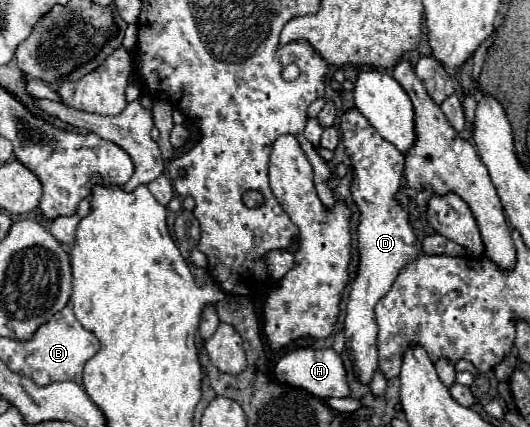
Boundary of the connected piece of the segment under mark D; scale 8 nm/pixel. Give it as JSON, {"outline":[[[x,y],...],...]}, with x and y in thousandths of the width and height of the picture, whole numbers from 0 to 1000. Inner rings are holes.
{"outline":[[[660,253],[645,267],[642,314],[653,361],[664,375],[668,393],[664,436],[660,436],[664,464],[683,496],[675,525],[679,623],[653,717],[649,787],[653,787],[653,824],[668,852],[675,890],[683,899],[698,899],[713,862],[713,829],[709,829],[713,763],[706,745],[706,717],[740,674],[740,660],[755,637],[755,628],[789,600],[789,576],[785,576],[785,548],[770,520],[770,496],[743,464],[758,426],[762,361],[747,351],[740,333],[725,328],[672,253]]]}

